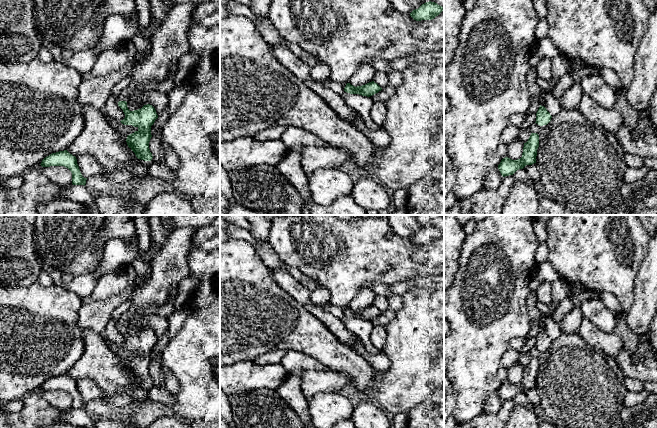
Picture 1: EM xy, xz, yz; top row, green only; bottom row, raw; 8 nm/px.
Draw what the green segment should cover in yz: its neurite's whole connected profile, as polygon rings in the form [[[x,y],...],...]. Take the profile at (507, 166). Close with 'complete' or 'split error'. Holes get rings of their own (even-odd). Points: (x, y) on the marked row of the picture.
[[[531,133],[528,141],[524,143],[522,157],[512,160],[505,157],[498,165],[498,169],[503,177],[513,175],[517,170],[523,169],[526,165],[536,163],[537,149],[539,147],[539,135]]]; complete

